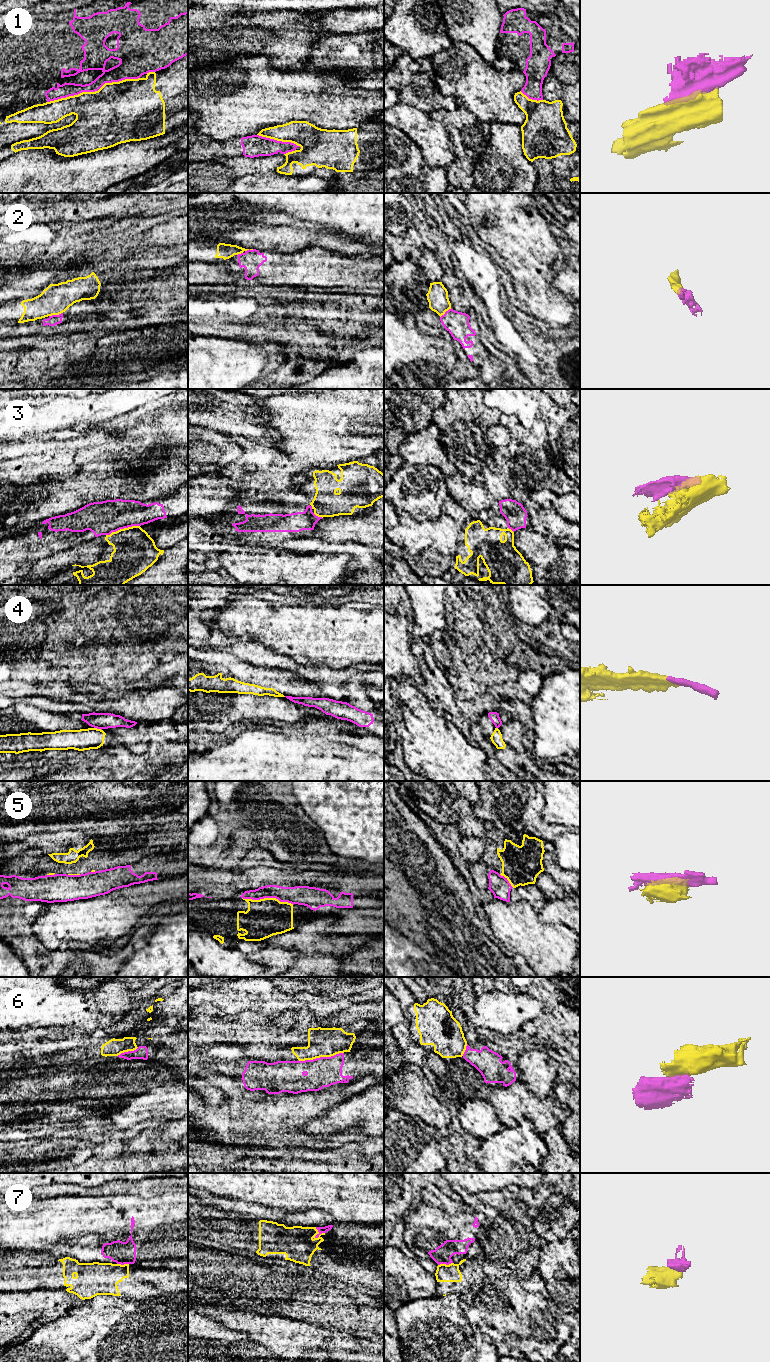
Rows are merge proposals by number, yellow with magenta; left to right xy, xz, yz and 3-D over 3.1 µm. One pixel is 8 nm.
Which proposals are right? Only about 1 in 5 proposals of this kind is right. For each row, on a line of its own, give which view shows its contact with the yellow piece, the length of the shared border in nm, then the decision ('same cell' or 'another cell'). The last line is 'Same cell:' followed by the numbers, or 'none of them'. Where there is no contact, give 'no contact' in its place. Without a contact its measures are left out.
1: xy | 750 nm | another cell
2: xy | 120 nm | another cell
3: xy | 280 nm | another cell
4: xy | 70 nm | another cell
5: xz | 420 nm | another cell
6: xz | 380 nm | another cell
7: xz | 100 nm | another cell
Same cell: none of them

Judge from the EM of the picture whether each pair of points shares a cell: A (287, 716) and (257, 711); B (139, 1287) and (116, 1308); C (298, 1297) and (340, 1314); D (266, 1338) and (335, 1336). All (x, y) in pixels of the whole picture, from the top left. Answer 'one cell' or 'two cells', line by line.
A: one cell
B: two cells
C: one cell
D: one cell

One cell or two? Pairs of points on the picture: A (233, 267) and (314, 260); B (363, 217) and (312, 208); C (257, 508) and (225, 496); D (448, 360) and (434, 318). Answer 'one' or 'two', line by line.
A: one
B: one
C: two
D: two

